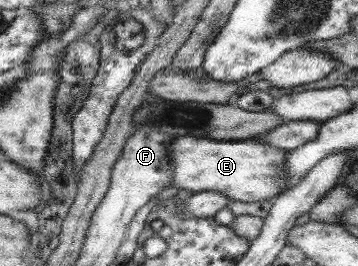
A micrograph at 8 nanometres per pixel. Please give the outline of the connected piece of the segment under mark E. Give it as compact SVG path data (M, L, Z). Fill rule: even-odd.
M183 136L173 139L169 147L174 164L174 180L170 186L193 192L219 192L230 201L243 203L271 201L283 194L286 182L280 175L288 151L269 144L259 144L255 139L226 141Z

